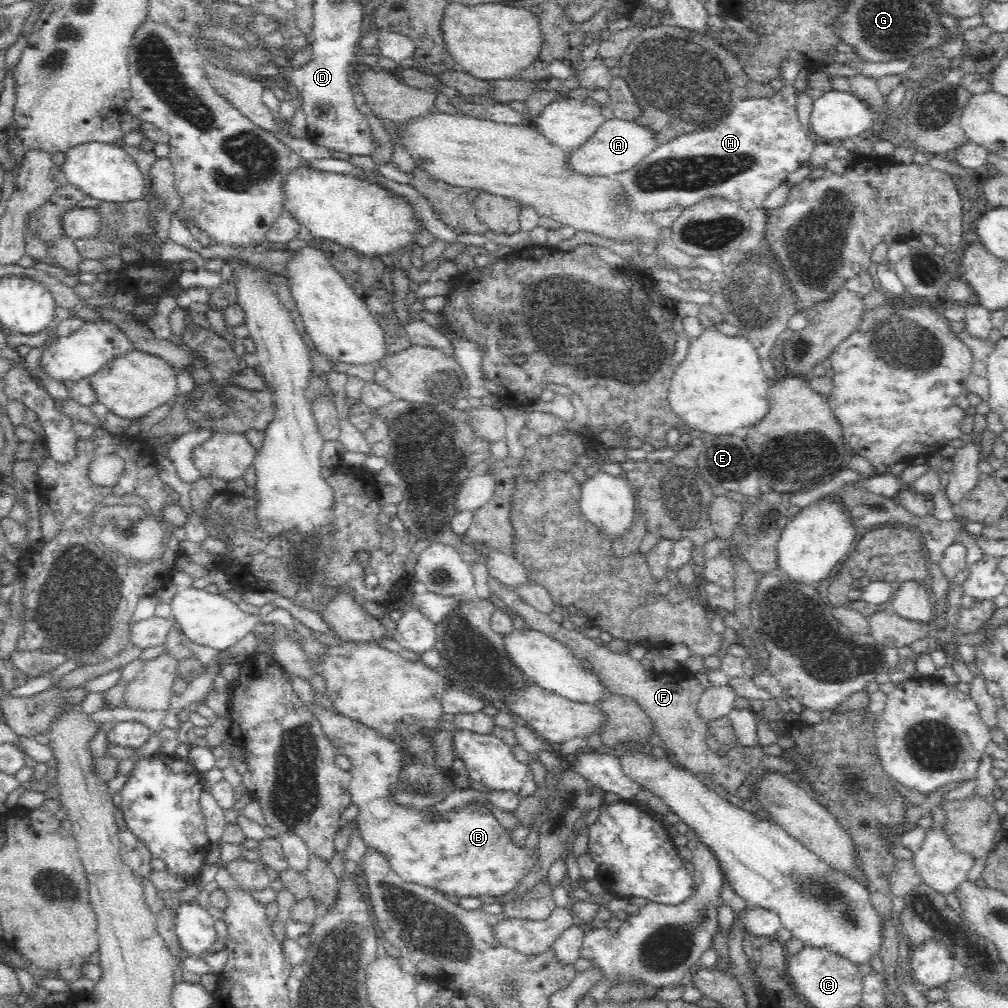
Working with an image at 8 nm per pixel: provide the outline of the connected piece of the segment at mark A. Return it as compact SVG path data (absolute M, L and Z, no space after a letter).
M615 117L605 120L586 142L567 150L564 165L576 174L613 179L617 173L630 170L636 162L640 162L640 158L644 158L658 145L658 141L652 137L652 131L646 127L636 124L636 121L620 120Z

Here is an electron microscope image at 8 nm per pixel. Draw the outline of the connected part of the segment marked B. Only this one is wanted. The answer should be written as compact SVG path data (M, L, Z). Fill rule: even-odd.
M302 702L305 710L309 711L320 722L328 741L336 748L337 755L349 759L351 768L349 774L349 791L351 799L357 804L359 812L356 818L359 833L367 847L378 849L388 859L392 870L398 873L406 882L430 886L446 895L454 894L459 898L479 896L502 896L514 890L520 880L532 870L539 853L537 850L528 850L525 844L519 845L511 839L511 834L503 828L498 819L485 806L478 805L470 800L462 806L456 806L448 812L437 813L425 809L404 805L397 800L392 792L396 784L398 771L401 770L401 751L397 750L392 742L382 738L374 730L353 722L332 710Z

